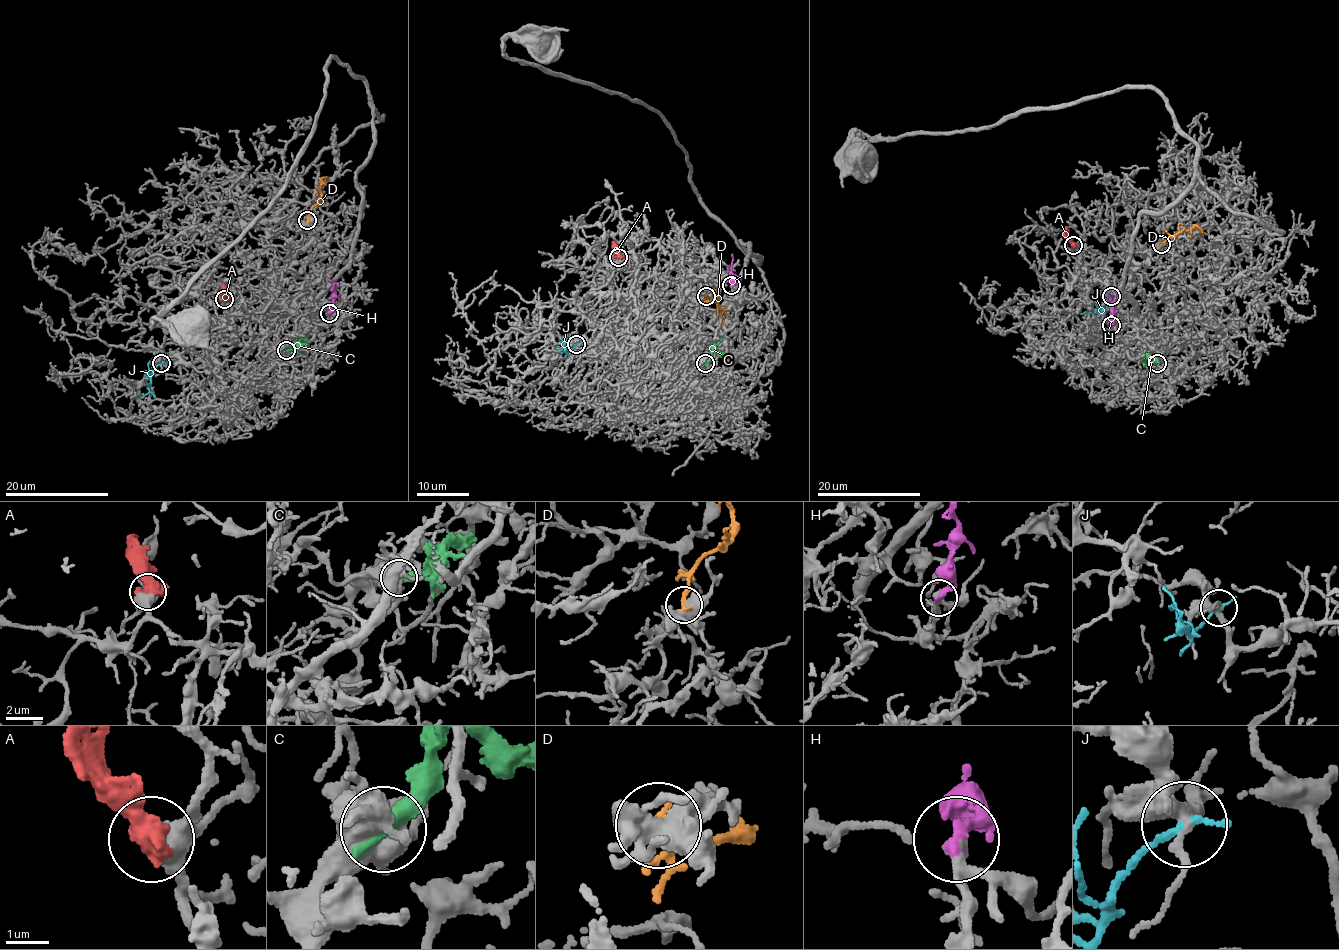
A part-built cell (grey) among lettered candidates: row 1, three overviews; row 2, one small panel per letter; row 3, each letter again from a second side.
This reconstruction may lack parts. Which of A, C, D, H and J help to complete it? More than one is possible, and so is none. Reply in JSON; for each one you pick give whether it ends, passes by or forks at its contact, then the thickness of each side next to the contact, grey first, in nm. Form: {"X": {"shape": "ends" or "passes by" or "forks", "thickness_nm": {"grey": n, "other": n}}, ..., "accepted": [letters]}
{"H": {"shape": "ends", "thickness_nm": {"grey": 220, "other": 320}}, "accepted": ["H"]}

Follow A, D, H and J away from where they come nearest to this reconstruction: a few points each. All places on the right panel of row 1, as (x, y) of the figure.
A: (1073, 245), (1066, 234), (1066, 227)
D: (1160, 245), (1196, 226), (1207, 234)
H: (1111, 325), (1110, 299), (1098, 295)
J: (1111, 297), (1112, 301), (1098, 312), (1081, 313)

